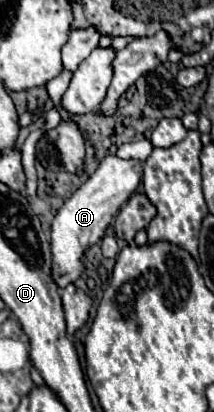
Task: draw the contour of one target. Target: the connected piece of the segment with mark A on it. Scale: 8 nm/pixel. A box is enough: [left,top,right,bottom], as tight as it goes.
[51,155,143,287]

